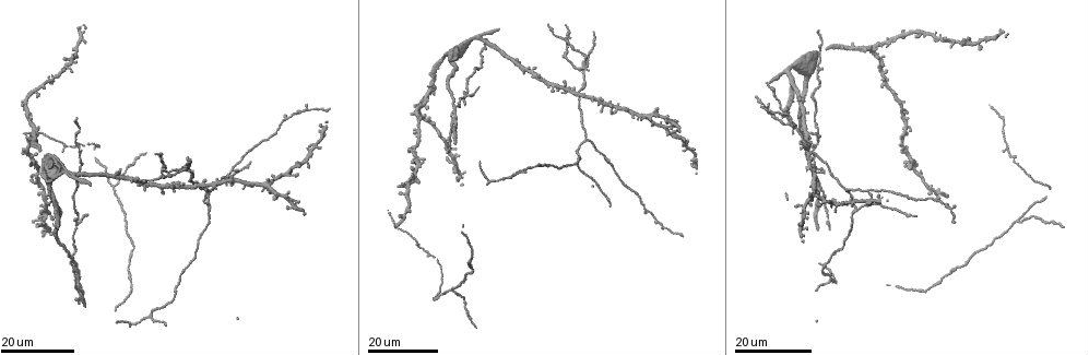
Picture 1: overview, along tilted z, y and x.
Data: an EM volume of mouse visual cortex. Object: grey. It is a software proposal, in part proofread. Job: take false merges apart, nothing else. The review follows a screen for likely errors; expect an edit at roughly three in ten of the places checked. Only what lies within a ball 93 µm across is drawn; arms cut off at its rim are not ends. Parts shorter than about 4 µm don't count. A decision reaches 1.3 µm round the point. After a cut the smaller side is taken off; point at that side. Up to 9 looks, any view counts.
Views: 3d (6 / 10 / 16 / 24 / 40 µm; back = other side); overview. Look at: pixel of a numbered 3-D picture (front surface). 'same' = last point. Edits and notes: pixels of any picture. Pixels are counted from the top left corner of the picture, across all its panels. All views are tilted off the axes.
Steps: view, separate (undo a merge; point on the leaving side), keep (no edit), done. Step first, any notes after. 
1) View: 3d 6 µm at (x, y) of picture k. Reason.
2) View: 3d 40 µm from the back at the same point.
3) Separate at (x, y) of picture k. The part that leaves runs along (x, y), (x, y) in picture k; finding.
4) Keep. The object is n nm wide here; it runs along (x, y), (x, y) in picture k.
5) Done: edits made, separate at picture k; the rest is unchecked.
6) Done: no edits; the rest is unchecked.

View: 3d 24 µm at (210, 206) of picture 1. Side arm on a straight run.

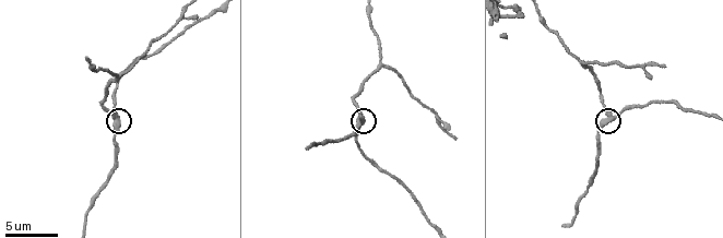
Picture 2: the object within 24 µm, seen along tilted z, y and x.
View: 3d 6 µm at (115, 117) of picture 2.

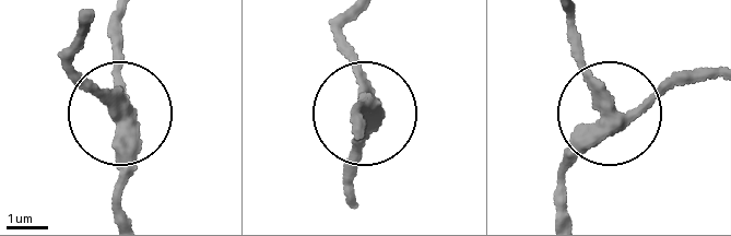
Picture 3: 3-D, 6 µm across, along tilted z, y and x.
Keep. The side arm is 23 µm long; it runs along (122, 217), (120, 26) in picture 3; all the same neuron.

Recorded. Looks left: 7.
View: 3d 24 µm at (467, 96) of picture 1. Three-way junction.

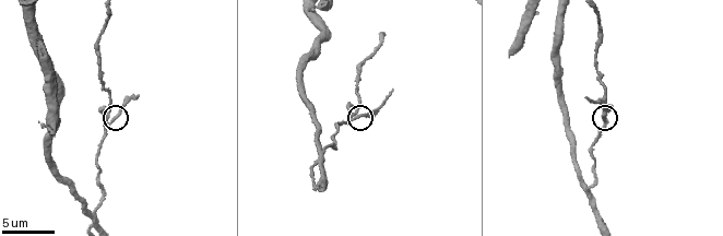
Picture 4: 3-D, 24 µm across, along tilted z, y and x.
View: 3d 6 µm at (111, 120) of picture 4.

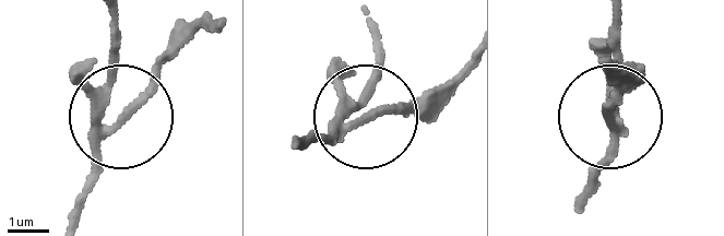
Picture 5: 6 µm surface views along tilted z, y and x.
Separate at (145, 95) of picture 5. The side arm is 6 µm long; the part that leaves runs along (340, 133), (464, 69) in picture 5; a second neuron is stuck on.

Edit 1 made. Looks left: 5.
View: overview. See it whole again.

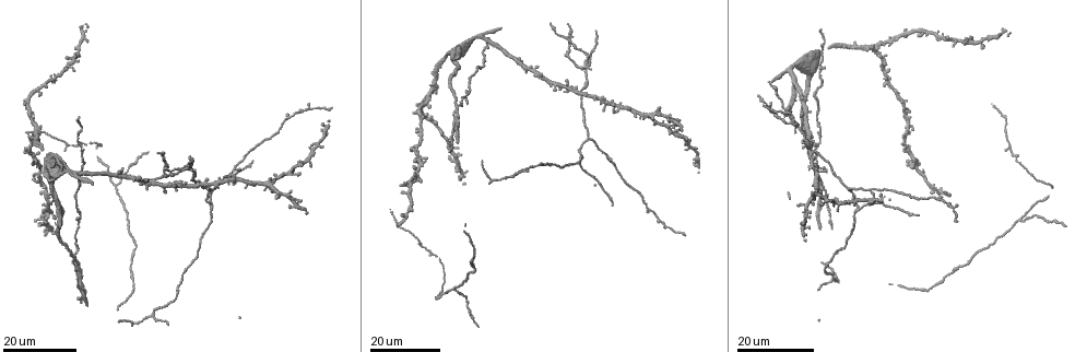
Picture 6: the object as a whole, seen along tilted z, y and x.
View: 3d 16 µm at (458, 107) of picture 6. Three-way junction.

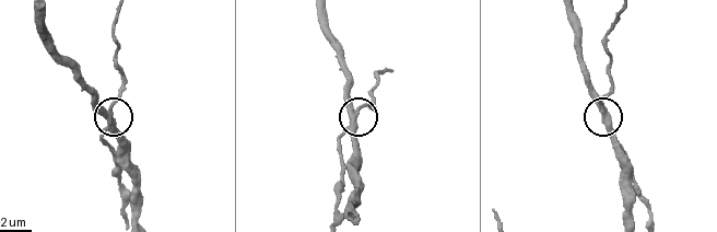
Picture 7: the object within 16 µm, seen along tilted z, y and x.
View: 3d 6 µm at (356, 112) of picture 7. Zoom in.

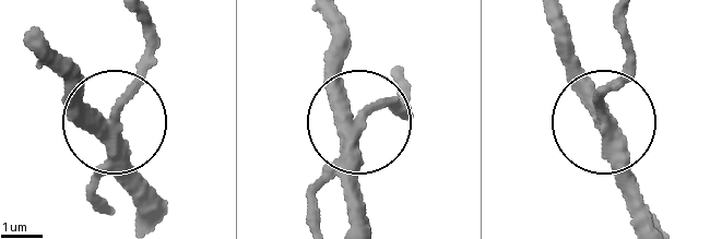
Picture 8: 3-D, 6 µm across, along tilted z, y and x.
Keep. The object is 310 nm wide here; it runs along (326, 23), (329, 62), (357, 124), (342, 188) in picture 8; one neuron here.

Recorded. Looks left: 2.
View: 3d 16 µm at (820, 185) of picture 6. Side arm on a straight run.

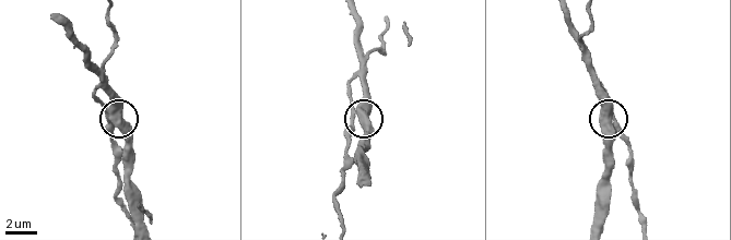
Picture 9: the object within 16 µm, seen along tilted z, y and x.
View: 3d 10 µm at (120, 125) of picture 9.

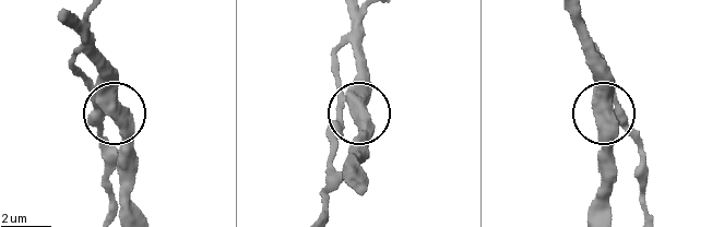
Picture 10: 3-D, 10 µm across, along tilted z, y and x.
Keep. The object is 470 nm wide here; it runs along (352, 12), (353, 109), (333, 159) in picture 10; one neuron here.

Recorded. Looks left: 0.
Done: edits made, separate at picture 5; the rest is unchecked.

